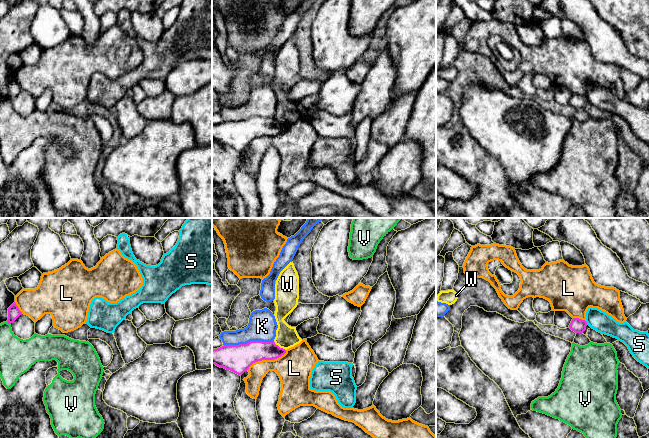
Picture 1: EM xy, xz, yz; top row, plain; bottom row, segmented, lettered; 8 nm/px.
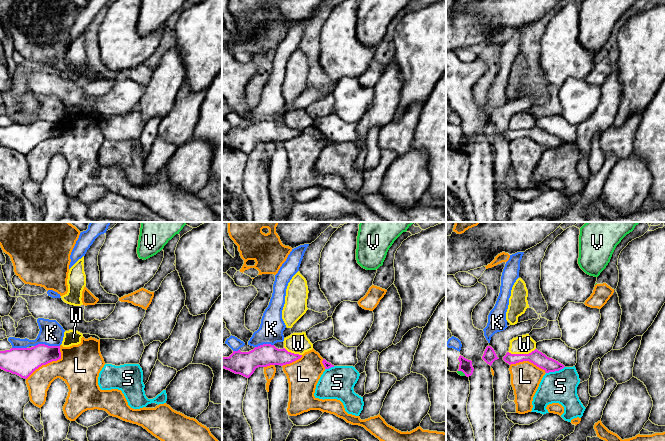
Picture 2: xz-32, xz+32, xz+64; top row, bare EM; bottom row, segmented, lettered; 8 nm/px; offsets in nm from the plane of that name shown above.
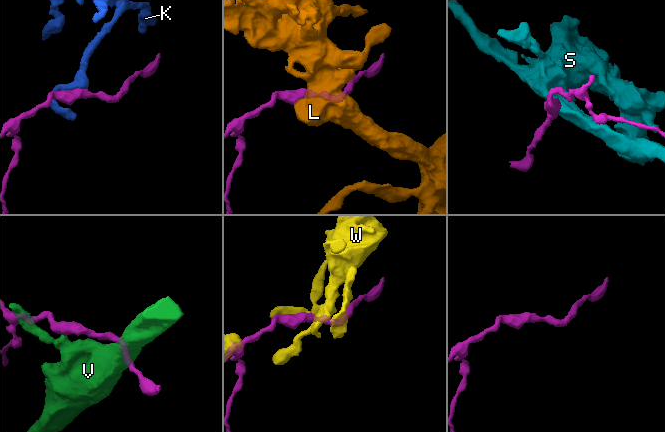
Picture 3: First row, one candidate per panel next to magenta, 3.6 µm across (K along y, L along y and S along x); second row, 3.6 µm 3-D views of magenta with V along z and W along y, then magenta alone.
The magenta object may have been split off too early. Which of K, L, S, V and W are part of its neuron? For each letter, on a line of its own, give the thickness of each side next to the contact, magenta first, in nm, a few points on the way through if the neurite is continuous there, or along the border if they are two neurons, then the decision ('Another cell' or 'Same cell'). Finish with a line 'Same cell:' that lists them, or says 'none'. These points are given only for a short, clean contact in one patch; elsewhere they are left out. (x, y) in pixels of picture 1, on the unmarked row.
K: Thickness 220 nm (magenta) against 240 nm. Boundary: xz (273, 117), (248, 117), (224, 121). Another cell
L: Thickness 220 nm (magenta) against 280 nm. Another cell
S: Thickness 120 nm (magenta) against 160 nm. Boundary: yz (585, 97), (587, 99). Another cell
V: Thickness 100 nm (magenta) against 240 nm. Another cell
W: Thickness 170 nm (magenta) against 180 nm. Another cell
Same cell: none

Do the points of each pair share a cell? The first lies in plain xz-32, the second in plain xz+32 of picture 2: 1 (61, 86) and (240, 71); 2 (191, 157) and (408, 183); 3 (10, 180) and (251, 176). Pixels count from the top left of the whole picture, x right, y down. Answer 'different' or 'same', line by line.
1: different
2: same
3: different

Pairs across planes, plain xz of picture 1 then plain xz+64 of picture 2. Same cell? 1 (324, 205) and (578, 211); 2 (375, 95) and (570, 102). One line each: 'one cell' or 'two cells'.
1: two cells
2: two cells

